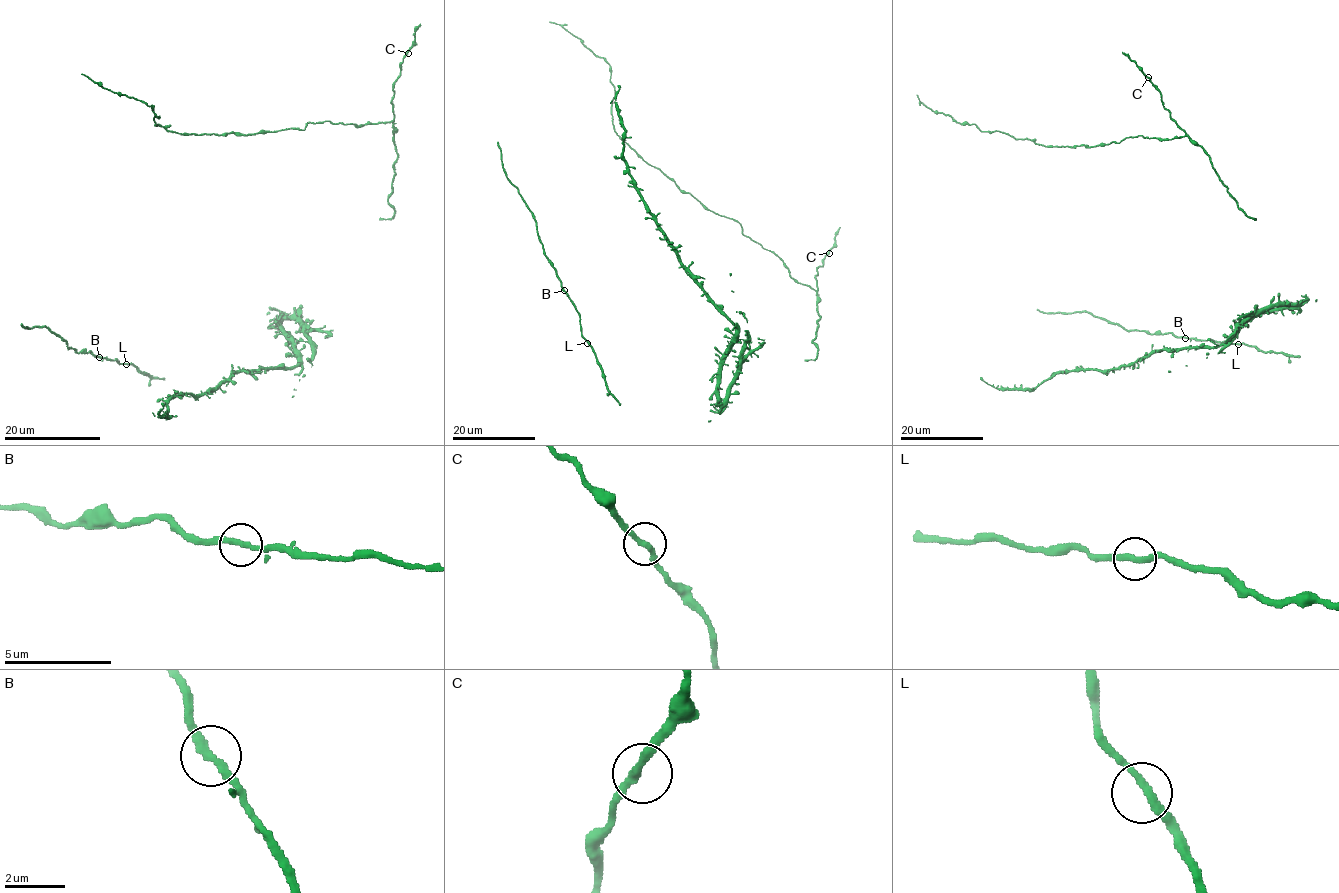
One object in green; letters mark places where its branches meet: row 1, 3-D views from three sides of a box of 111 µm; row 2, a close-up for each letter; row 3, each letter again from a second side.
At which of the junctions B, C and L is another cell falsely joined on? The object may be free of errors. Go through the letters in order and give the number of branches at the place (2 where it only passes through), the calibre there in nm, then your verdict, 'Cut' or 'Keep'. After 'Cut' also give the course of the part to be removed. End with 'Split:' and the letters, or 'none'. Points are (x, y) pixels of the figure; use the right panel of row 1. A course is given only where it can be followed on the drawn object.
B: Branches: 2. Thickness 280 nm. Keep
C: Branches: 2. Thickness 260 nm. Keep
L: Branches: 2. Thickness 280 nm. Keep
Split: none

